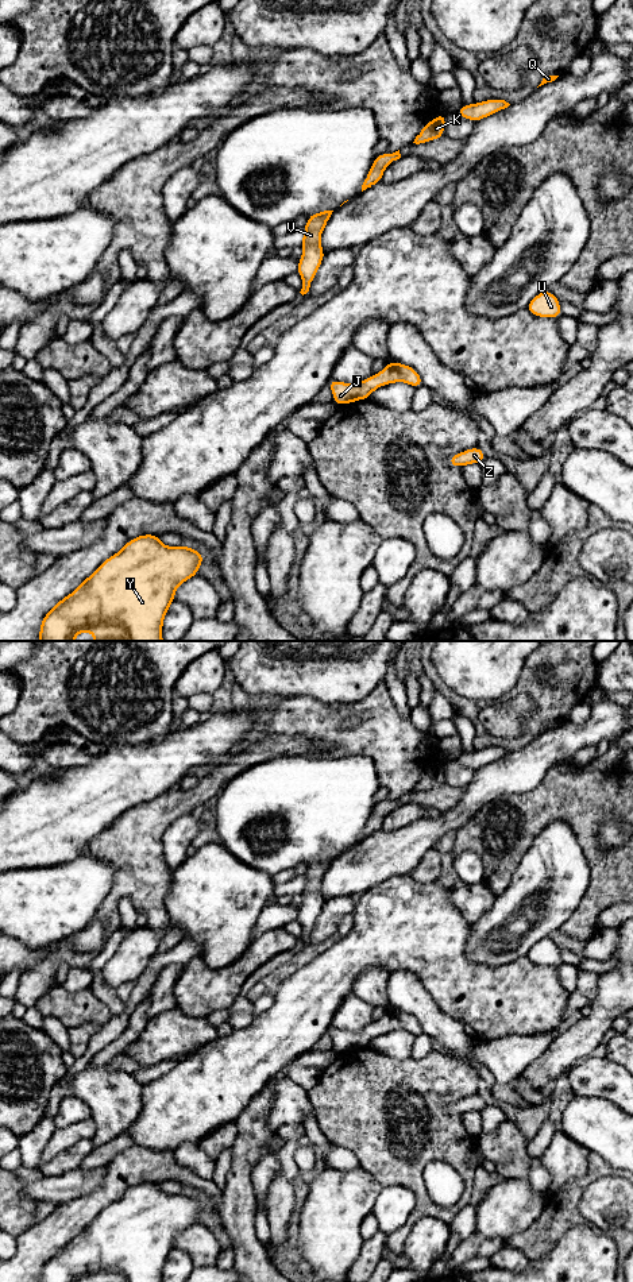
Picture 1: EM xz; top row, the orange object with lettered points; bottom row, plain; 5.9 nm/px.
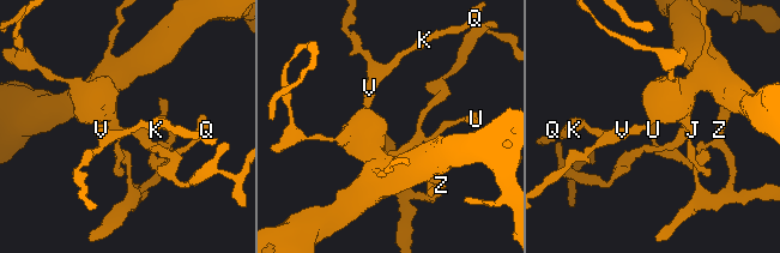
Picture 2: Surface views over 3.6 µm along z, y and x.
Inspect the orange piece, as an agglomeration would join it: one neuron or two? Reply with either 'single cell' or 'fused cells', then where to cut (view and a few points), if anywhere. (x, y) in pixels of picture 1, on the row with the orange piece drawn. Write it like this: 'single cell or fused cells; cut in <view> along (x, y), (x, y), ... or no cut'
single cell; no cut

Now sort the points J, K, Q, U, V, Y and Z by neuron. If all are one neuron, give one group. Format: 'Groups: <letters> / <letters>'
Groups: J K Q U V Y Z

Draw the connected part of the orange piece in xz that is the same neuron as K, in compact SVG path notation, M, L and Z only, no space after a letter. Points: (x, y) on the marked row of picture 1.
M440 113L432 121L426 123L420 134L416 136L416 144L435 140L444 136L447 115Z

